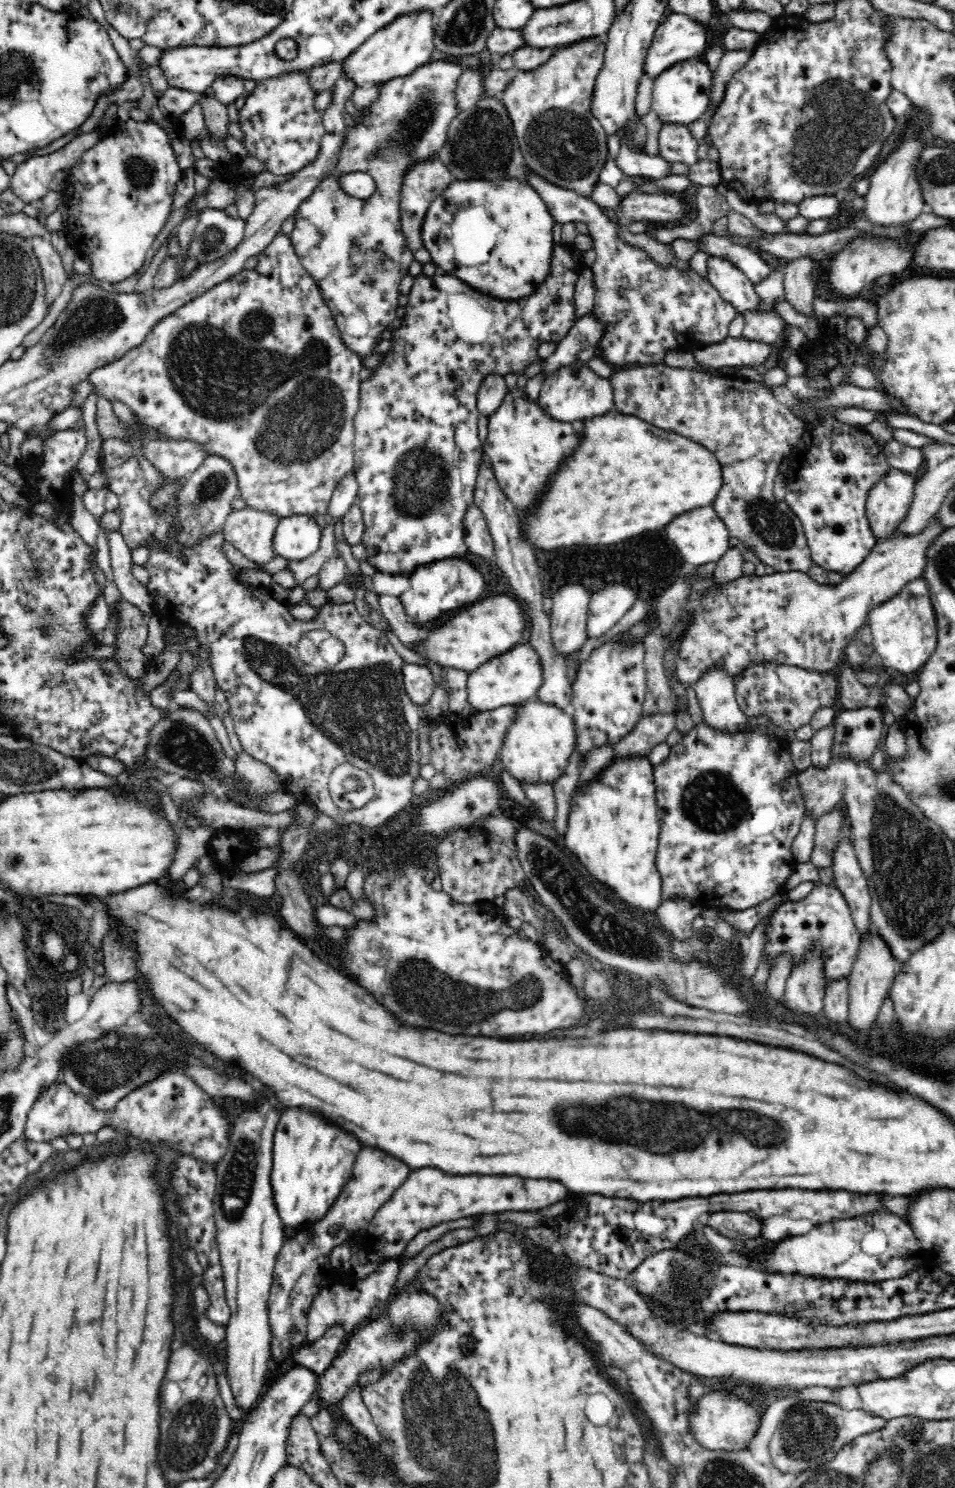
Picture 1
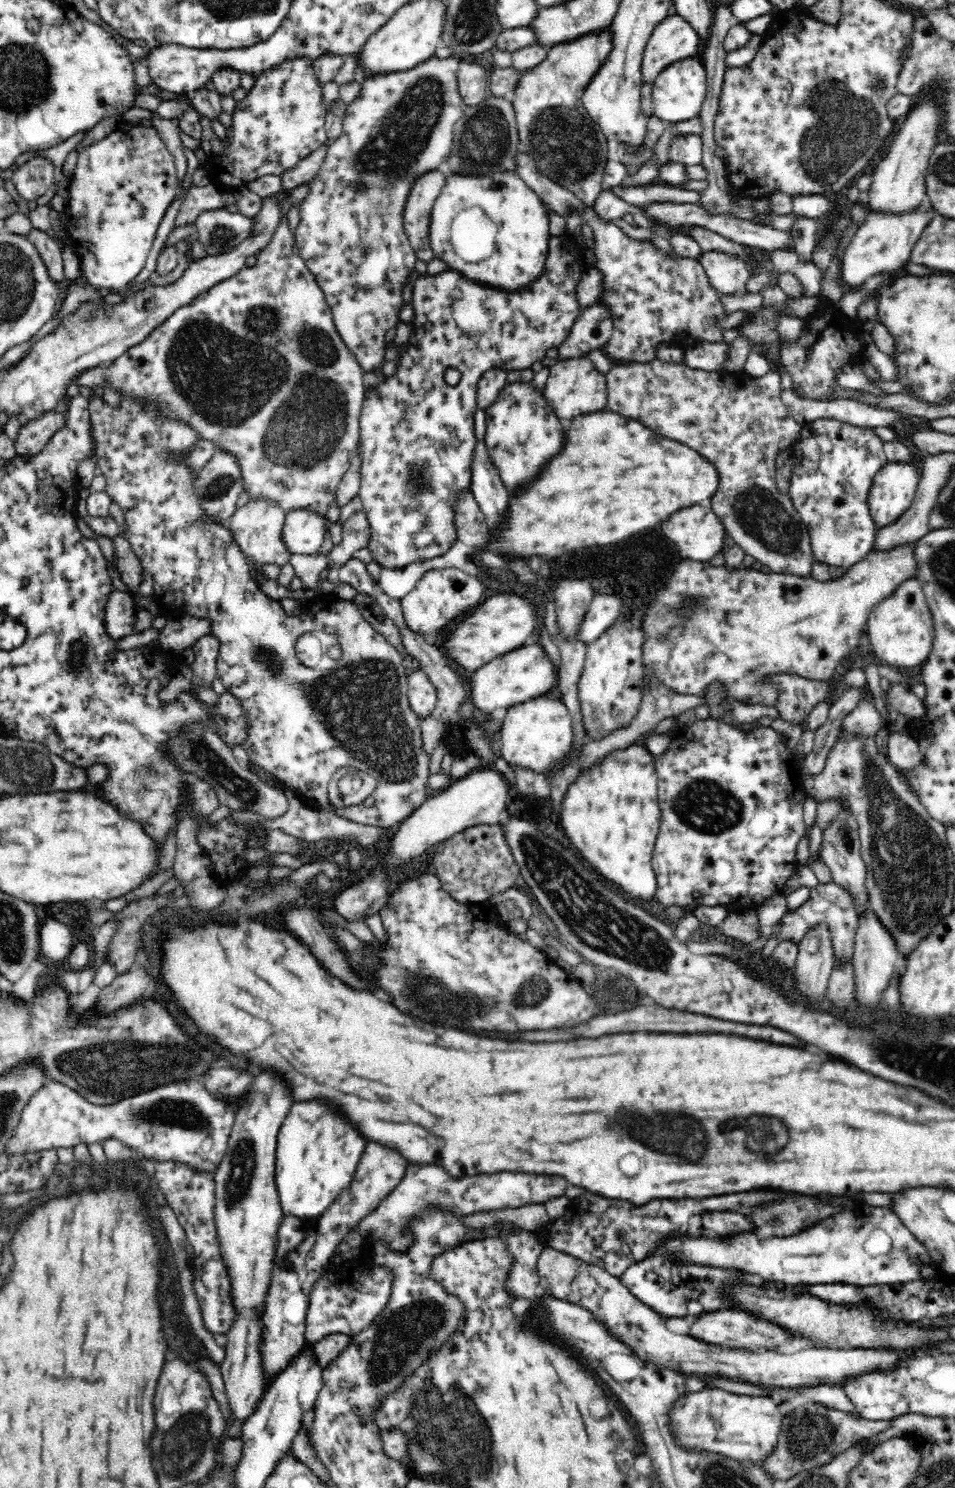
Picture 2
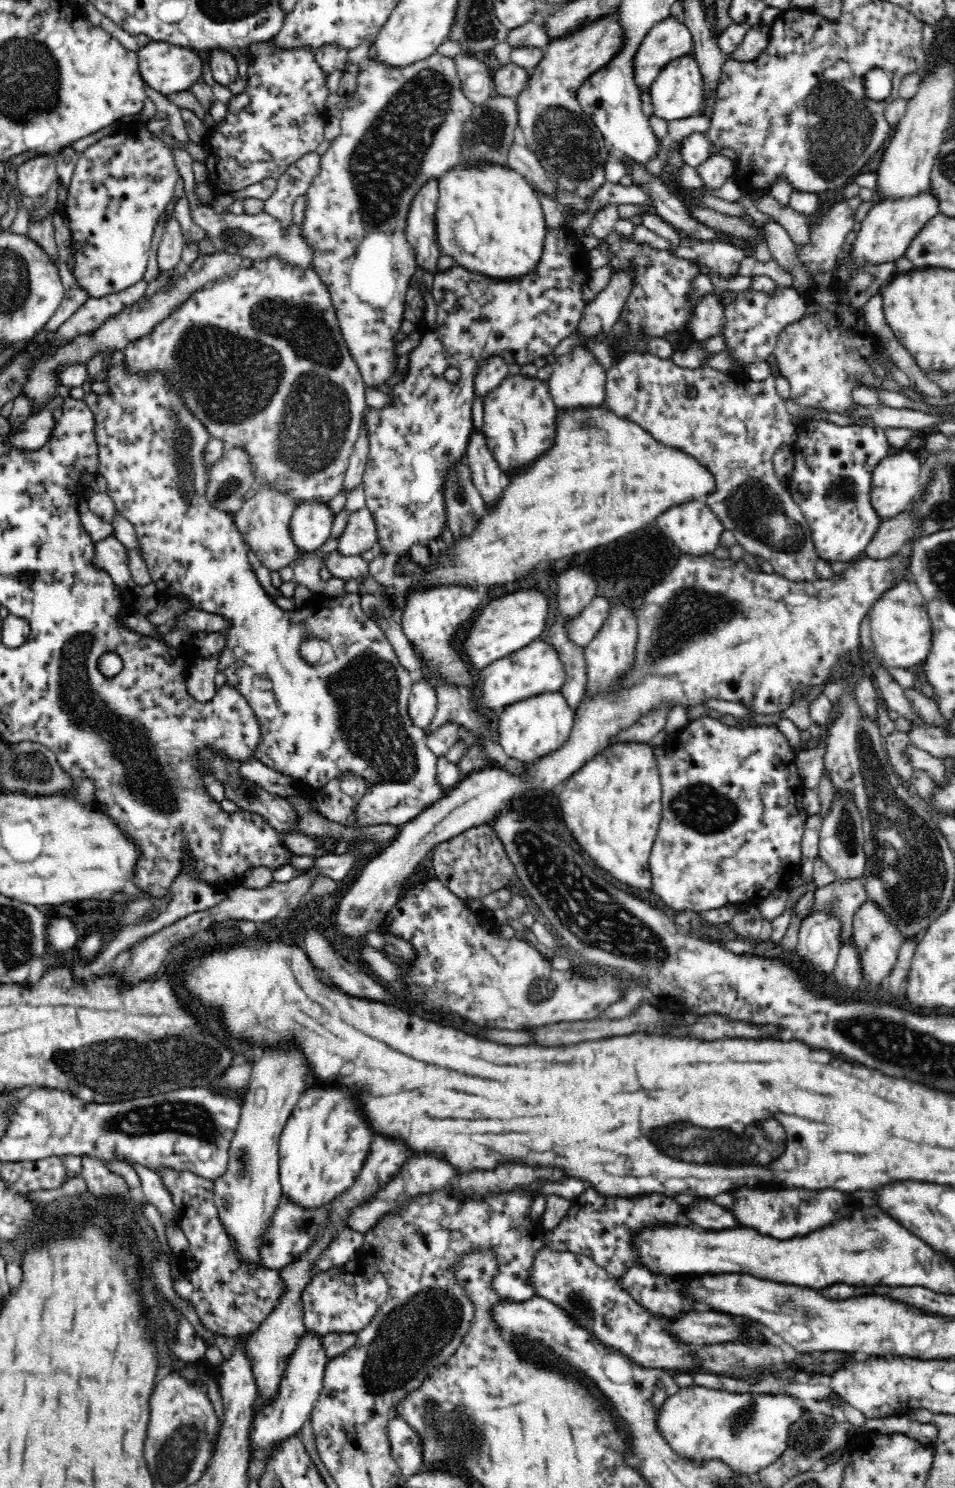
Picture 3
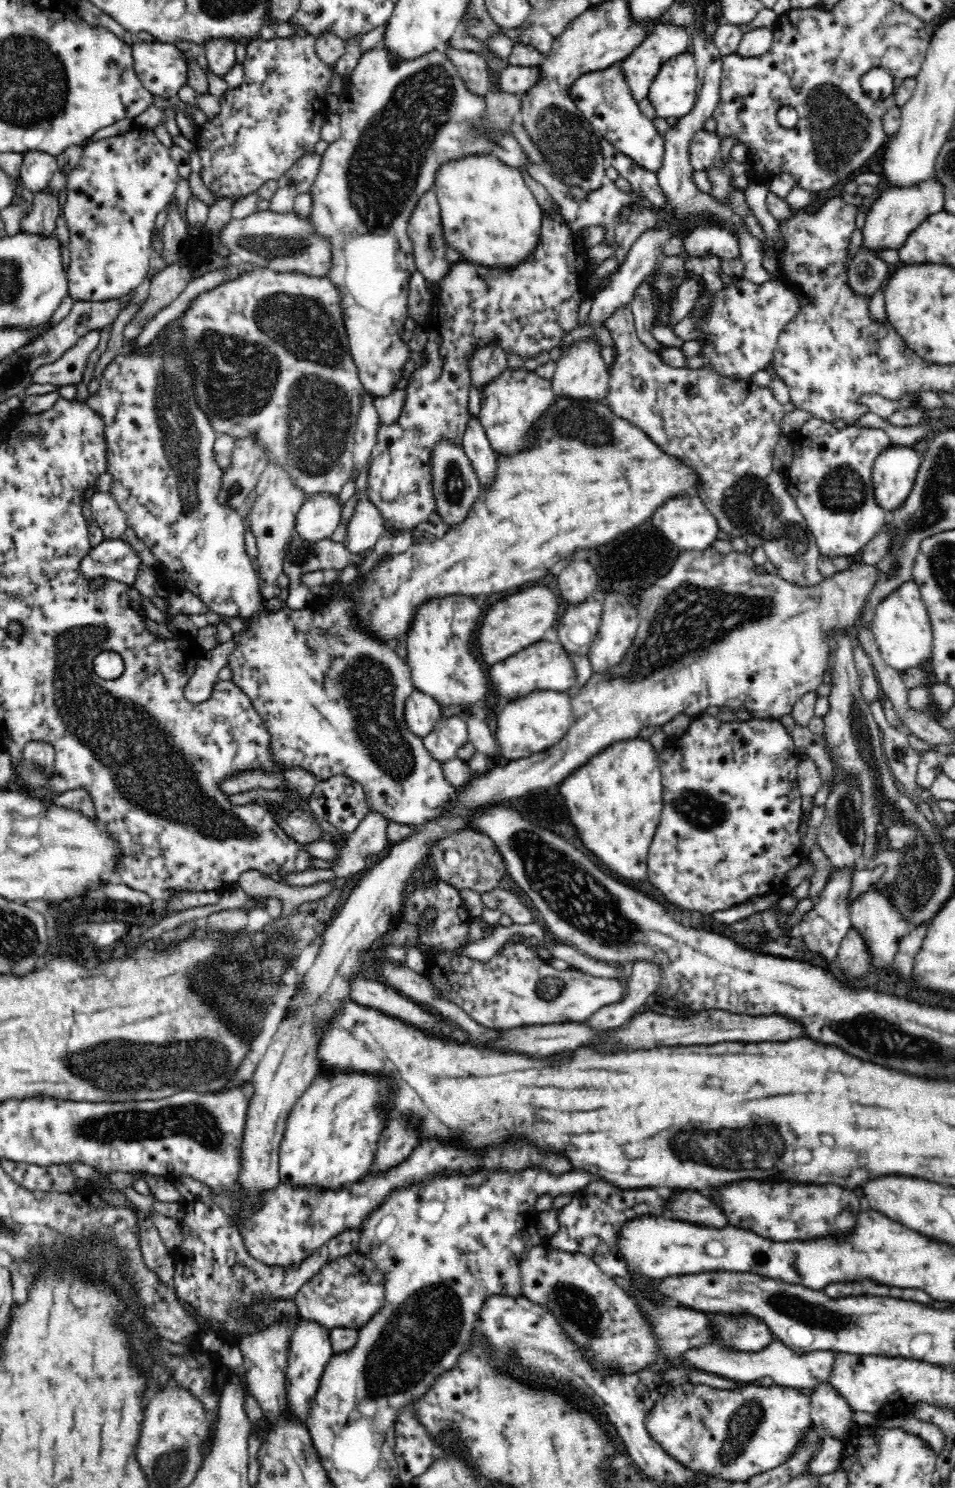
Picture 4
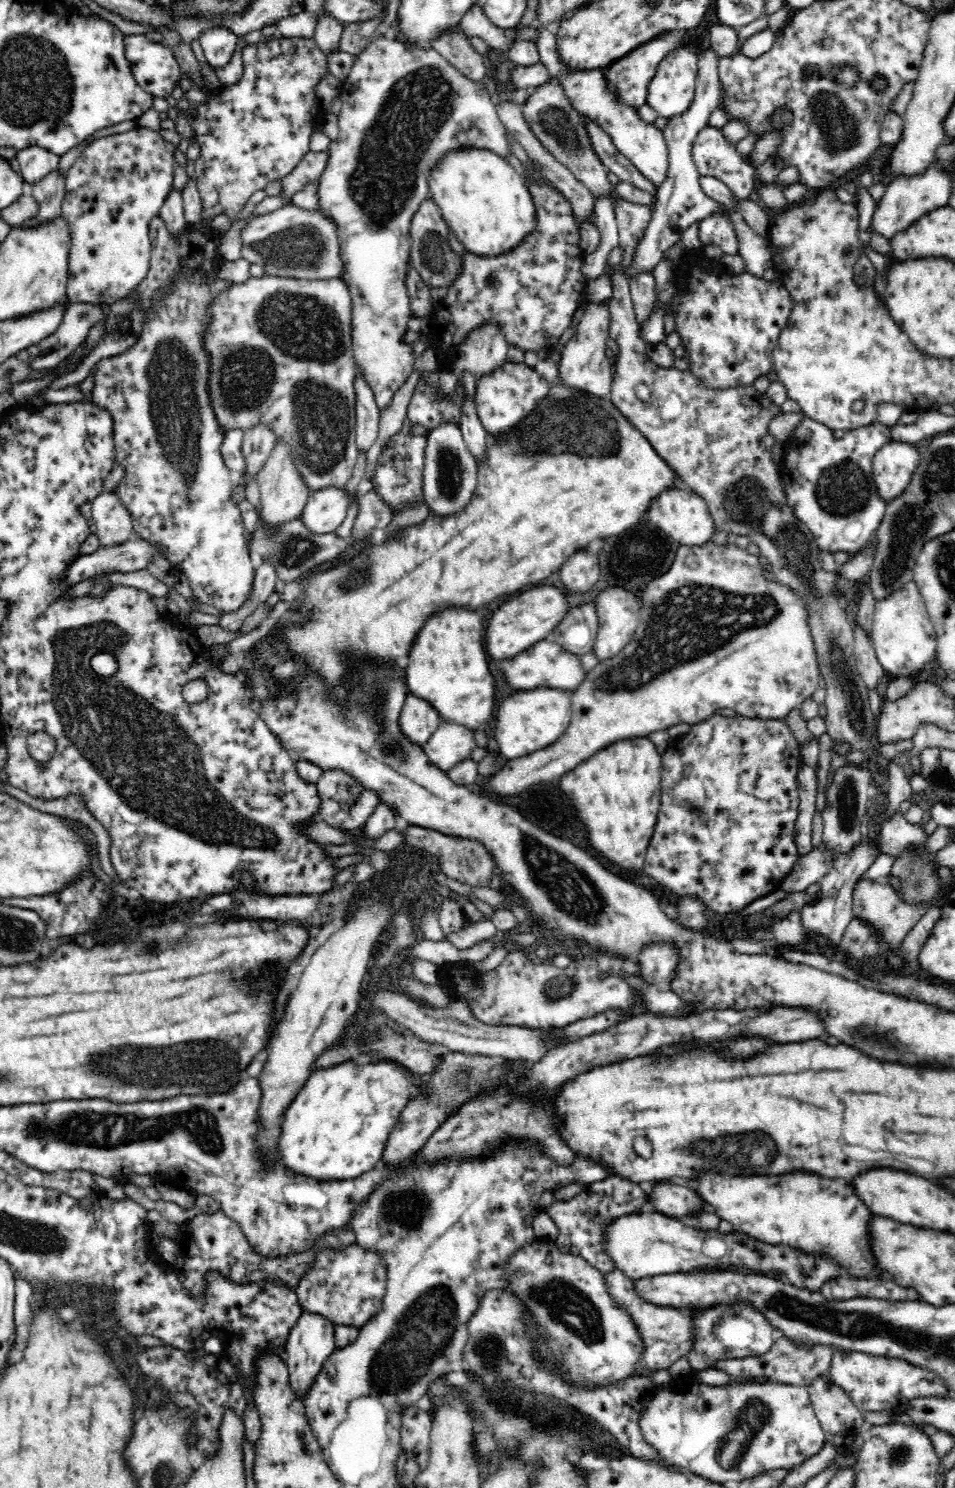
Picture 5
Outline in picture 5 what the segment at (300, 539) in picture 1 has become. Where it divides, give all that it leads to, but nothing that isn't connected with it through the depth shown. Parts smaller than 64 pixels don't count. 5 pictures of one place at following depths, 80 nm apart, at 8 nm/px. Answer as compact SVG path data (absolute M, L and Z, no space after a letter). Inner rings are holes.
M326 486L320 491L312 491L301 514L302 522L307 524L309 530L318 534L335 532L344 522L350 504L344 488Z

